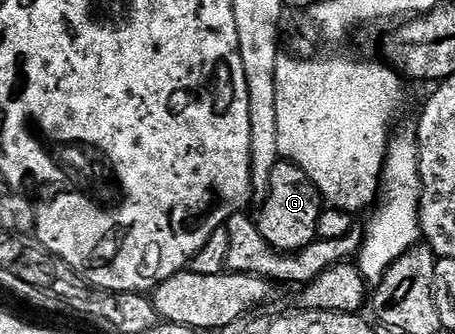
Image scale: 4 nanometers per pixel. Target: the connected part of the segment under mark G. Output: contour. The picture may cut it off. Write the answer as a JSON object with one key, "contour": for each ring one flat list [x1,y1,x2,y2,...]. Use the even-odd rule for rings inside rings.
{"contour":[[280,159,279,164,273,166,273,178,262,204,263,209,257,215,261,238,265,238,265,242,278,252,298,253,317,239,317,218,321,218,325,201,301,166]]}

